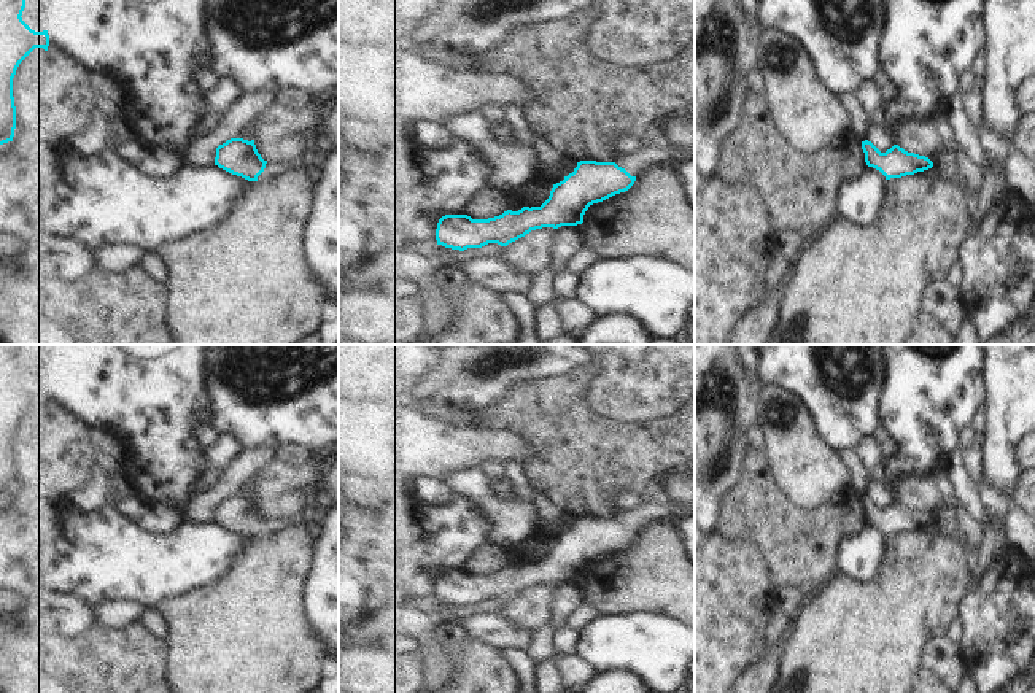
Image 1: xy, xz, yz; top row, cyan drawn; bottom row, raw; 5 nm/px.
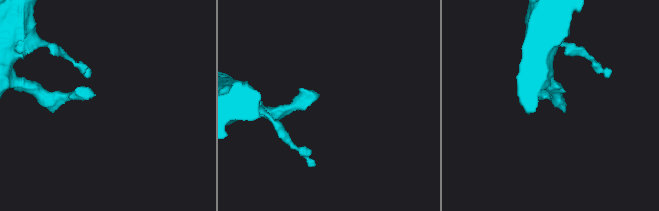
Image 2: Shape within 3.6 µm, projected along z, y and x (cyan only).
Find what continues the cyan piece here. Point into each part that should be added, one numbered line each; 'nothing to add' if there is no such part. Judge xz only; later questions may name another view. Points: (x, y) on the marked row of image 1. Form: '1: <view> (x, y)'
1: xz (635, 162)

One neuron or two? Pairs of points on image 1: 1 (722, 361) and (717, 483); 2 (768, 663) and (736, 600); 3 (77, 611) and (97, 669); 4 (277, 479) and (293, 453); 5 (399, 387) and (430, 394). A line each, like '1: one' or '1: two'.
1: one
2: two
3: two
4: two
5: two

